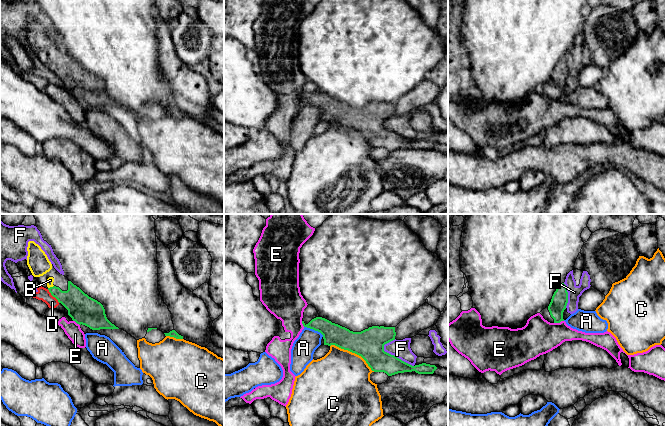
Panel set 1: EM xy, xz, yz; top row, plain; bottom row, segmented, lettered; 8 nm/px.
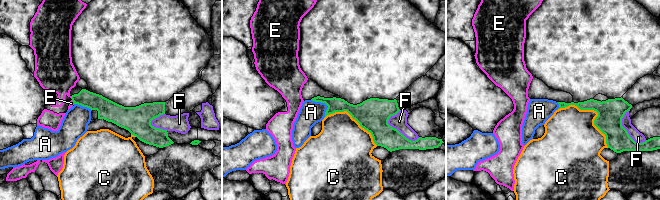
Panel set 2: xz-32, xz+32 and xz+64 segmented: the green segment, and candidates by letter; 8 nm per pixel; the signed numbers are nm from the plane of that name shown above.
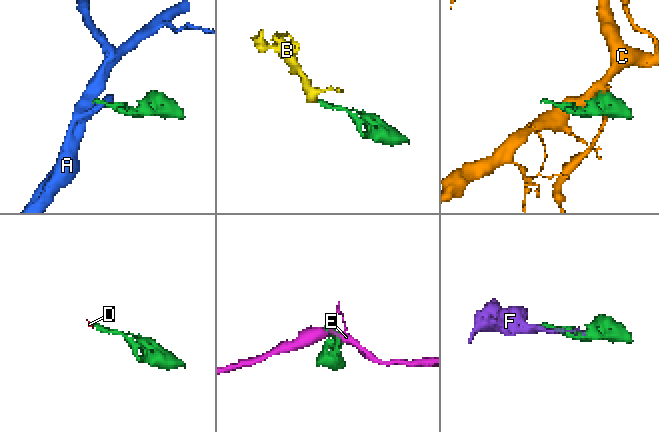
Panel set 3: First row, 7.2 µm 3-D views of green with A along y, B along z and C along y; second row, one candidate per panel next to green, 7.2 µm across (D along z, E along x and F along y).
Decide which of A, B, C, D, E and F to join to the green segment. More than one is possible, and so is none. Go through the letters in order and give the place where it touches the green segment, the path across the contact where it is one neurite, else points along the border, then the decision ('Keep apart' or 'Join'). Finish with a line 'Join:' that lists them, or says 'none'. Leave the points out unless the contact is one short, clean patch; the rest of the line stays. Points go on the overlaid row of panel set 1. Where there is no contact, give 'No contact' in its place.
A: Touches green at xz (314, 329). Boundary: xz (304, 326), (317, 330), (323, 336). Keep apart
B: Touches green at xy (50, 287). Path across: xy (74, 299), (65, 298), (50, 287), (50, 280). Join
C: Touches green at xz (353, 352). Keep apart
D: Touches green at xy (53, 296). Boundary: xy (47, 289), (59, 302). Keep apart
E: Touches green at yz (558, 322). Boundary: yz (563, 320), (554, 323). Keep apart
F: Touches green at xz (395, 356). Keep apart
Join: B

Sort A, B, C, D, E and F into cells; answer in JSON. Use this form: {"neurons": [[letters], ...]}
{"neurons": [["A"], ["B"], ["C"], ["D", "F"], ["E"]]}

